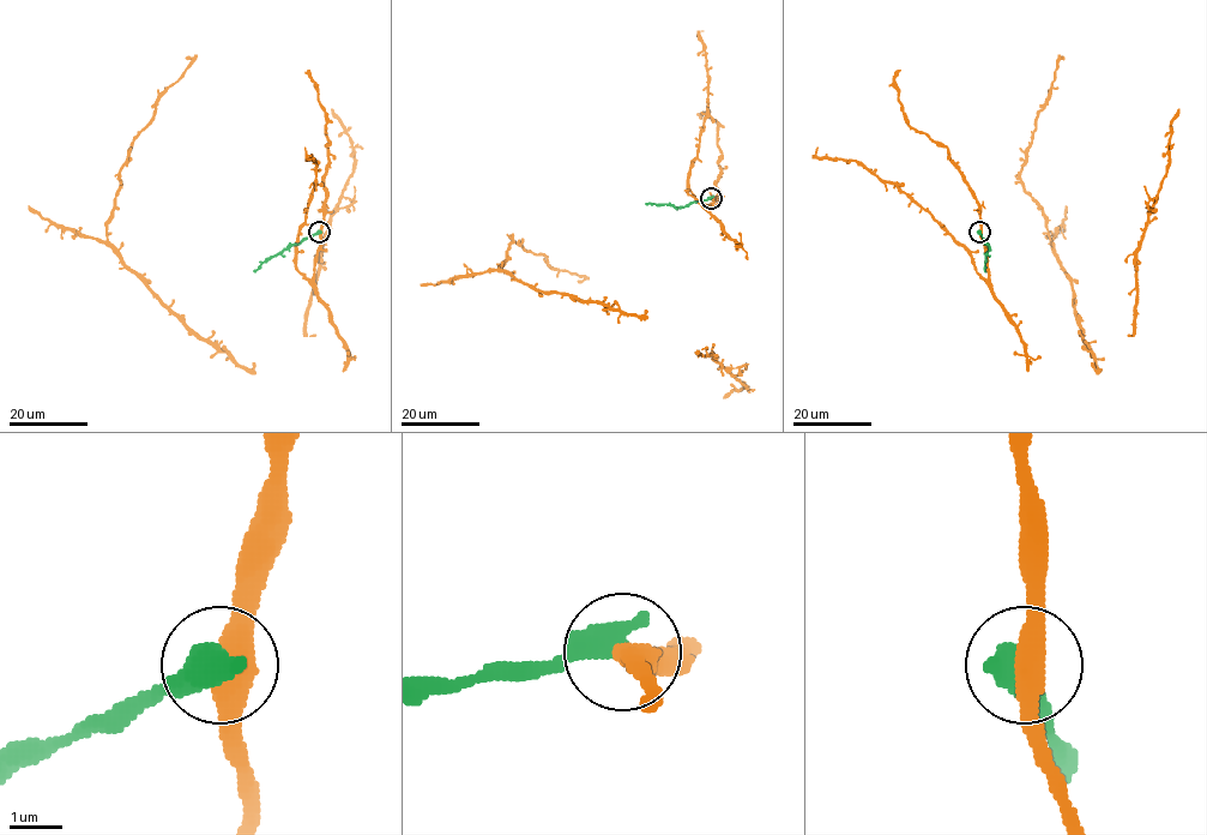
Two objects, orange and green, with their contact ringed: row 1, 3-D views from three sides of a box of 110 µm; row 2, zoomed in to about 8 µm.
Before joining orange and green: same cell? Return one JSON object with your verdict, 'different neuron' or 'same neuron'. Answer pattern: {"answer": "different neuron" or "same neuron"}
{"answer": "different neuron"}

